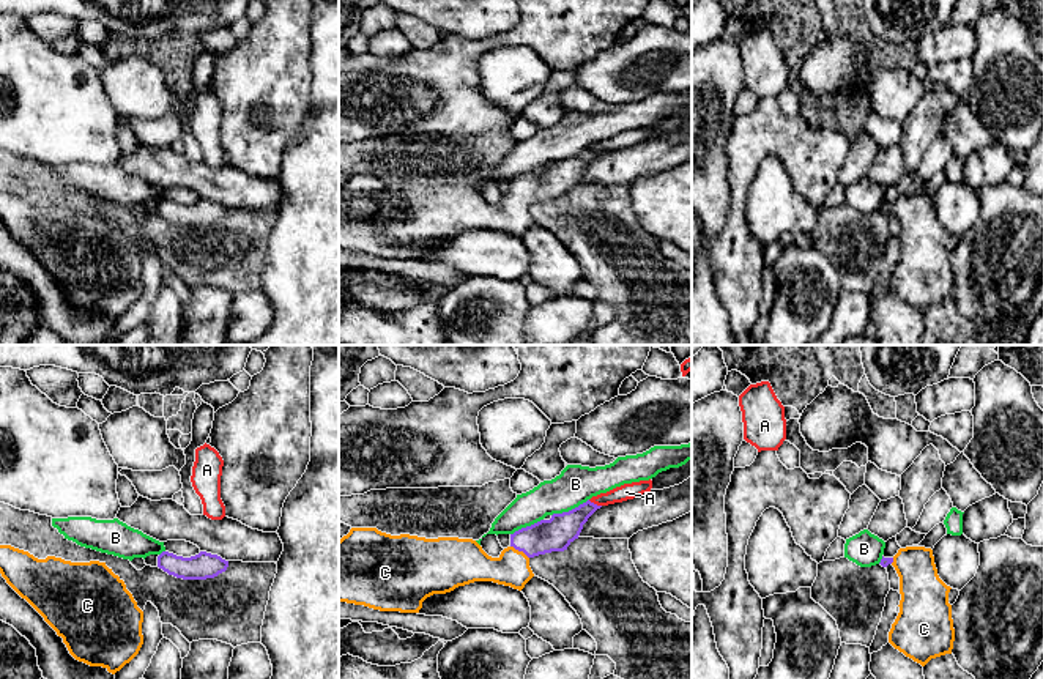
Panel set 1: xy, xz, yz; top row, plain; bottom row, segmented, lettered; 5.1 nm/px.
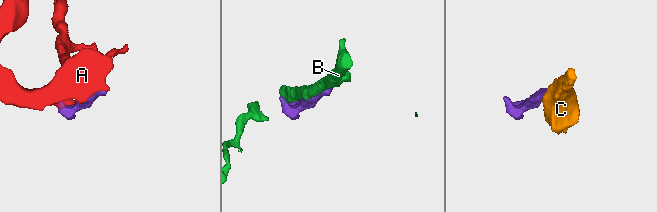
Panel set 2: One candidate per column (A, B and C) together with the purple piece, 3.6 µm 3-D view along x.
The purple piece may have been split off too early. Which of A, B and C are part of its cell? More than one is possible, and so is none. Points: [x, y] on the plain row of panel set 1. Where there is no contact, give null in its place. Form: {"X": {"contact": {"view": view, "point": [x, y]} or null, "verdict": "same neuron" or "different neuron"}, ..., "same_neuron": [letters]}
{"A": {"contact": {"view": "xz", "point": [593, 150]}, "verdict": "different neuron"}, "B": {"contact": {"view": "xz", "point": [569, 158]}, "verdict": "different neuron"}, "C": {"contact": {"view": "xz", "point": [520, 197]}, "verdict": "same neuron"}, "same_neuron": ["C"]}

